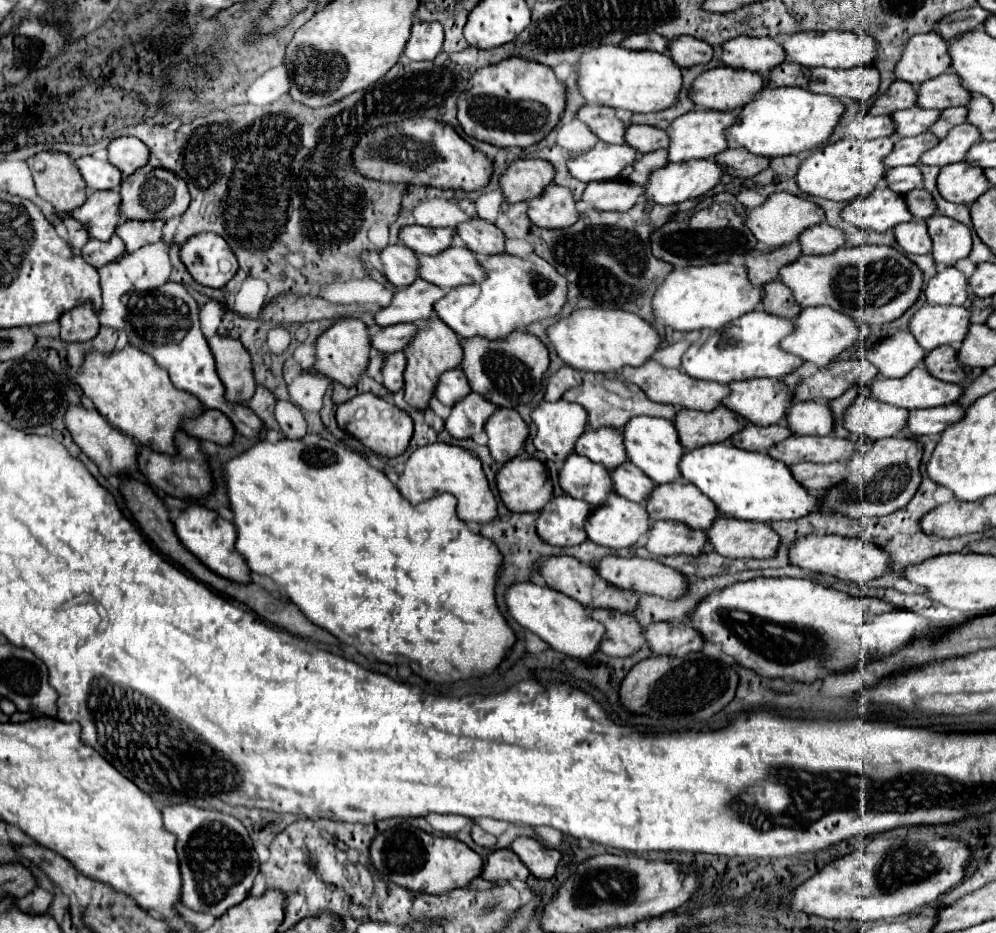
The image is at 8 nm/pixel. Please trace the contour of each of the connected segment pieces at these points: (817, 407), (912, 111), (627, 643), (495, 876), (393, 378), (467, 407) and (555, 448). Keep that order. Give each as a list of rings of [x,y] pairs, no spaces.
[[[794,402],[786,416],[786,424],[800,436],[828,436],[834,430],[832,410],[824,402]]]
[[[920,106],[894,112],[892,118],[896,120],[896,136],[894,138],[906,138],[906,136],[918,136],[926,132],[938,118],[940,110],[926,110]]]
[[[592,610],[594,620],[600,620],[606,626],[606,636],[600,644],[600,650],[608,656],[632,656],[646,644],[644,628],[634,616],[626,616],[618,610]]]
[[[504,848],[504,850],[494,850],[490,854],[480,876],[488,882],[498,882],[498,880],[526,882],[526,878],[530,876],[530,870],[522,864],[522,860],[510,848]]]
[[[394,352],[386,358],[386,364],[382,368],[382,376],[384,376],[384,386],[390,392],[398,392],[404,388],[404,368],[406,368],[406,354],[404,352]]]
[[[470,392],[468,398],[460,400],[452,408],[450,418],[446,420],[446,430],[458,440],[472,438],[474,434],[480,434],[484,430],[484,424],[494,412],[496,406],[492,402],[476,392]]]
[[[544,400],[532,412],[532,420],[538,428],[534,446],[546,456],[546,460],[564,464],[564,460],[574,454],[574,444],[586,430],[588,414],[580,404]]]

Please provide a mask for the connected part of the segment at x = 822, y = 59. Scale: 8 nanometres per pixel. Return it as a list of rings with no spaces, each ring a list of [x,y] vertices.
[[[798,32],[792,34],[790,40],[784,44],[786,56],[802,66],[832,66],[832,68],[854,68],[854,66],[864,66],[872,64],[878,52],[878,42],[864,34],[854,34],[854,32]]]

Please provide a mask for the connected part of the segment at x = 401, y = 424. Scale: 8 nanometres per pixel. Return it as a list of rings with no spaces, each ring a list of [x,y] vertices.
[[[358,394],[356,398],[340,404],[336,410],[336,422],[340,428],[348,430],[356,440],[360,440],[372,452],[380,456],[388,456],[388,458],[404,454],[404,450],[410,444],[412,430],[414,430],[412,420],[404,410],[400,410],[392,402],[382,400],[374,394]]]

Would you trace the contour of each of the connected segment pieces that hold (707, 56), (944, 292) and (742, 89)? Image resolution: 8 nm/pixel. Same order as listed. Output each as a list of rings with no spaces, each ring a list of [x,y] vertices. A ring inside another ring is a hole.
[[[678,36],[670,40],[670,56],[680,68],[690,68],[696,64],[706,64],[714,58],[714,50],[708,42],[694,36]]]
[[[954,266],[940,270],[926,286],[930,304],[964,304],[968,300],[968,278]]]
[[[718,66],[700,74],[690,90],[696,106],[712,110],[738,110],[756,98],[768,80],[750,70]]]

